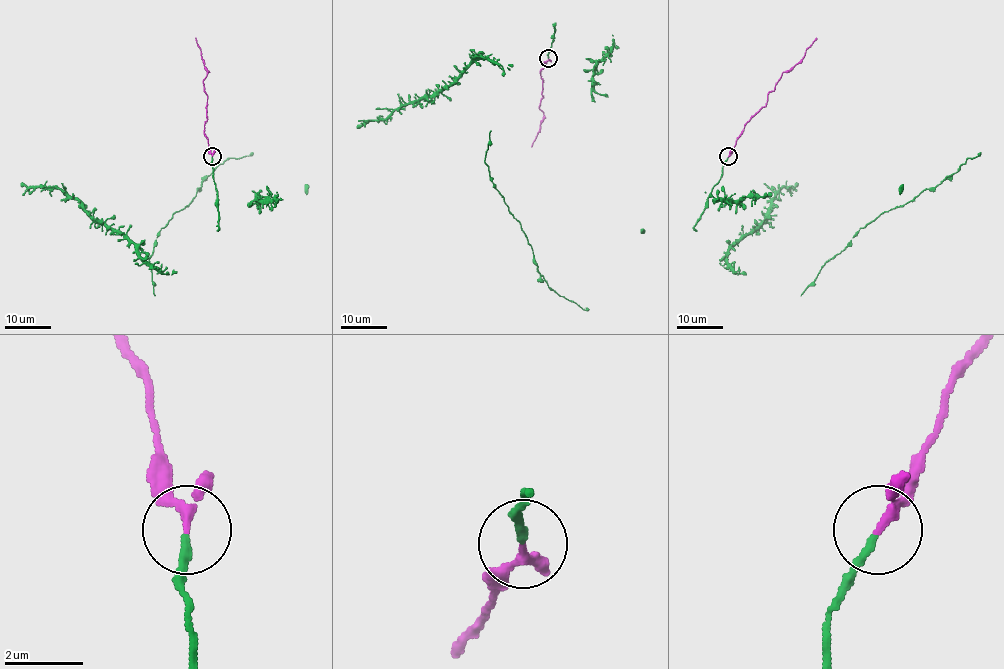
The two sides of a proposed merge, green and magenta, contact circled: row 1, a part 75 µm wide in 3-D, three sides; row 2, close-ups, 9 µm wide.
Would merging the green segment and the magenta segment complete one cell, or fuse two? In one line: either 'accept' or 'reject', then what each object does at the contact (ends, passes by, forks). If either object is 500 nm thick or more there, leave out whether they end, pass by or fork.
accept | green ends | magenta passes by

